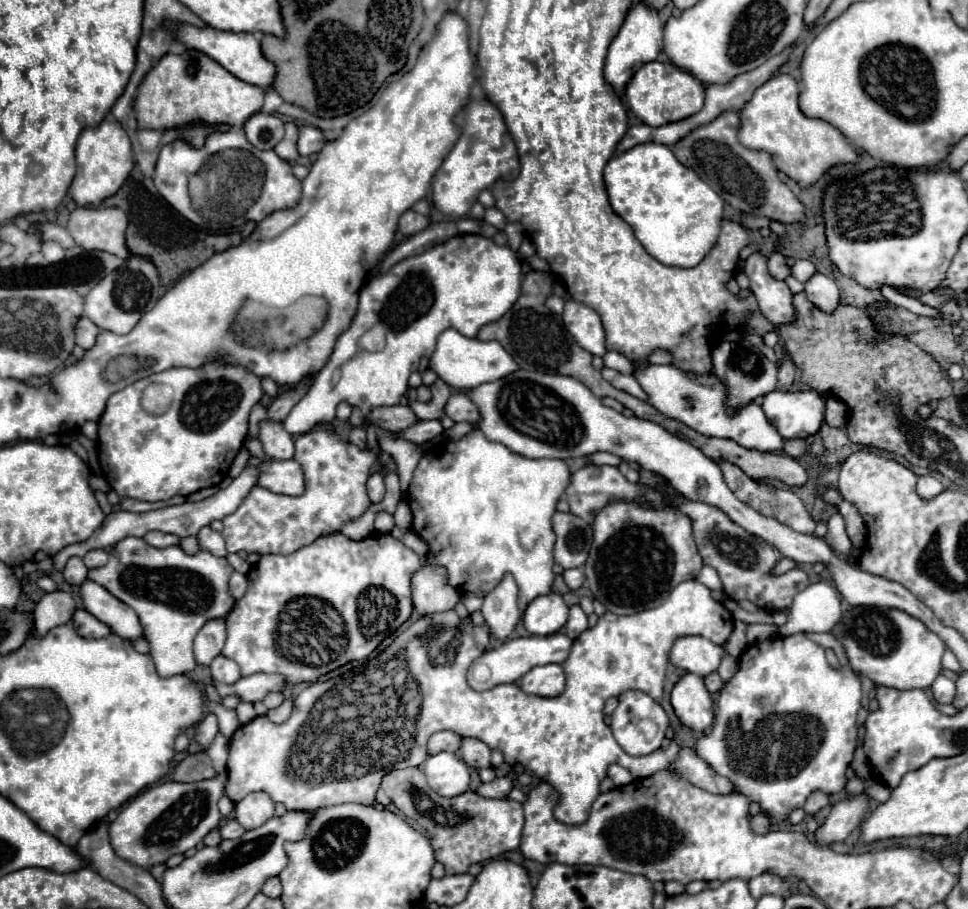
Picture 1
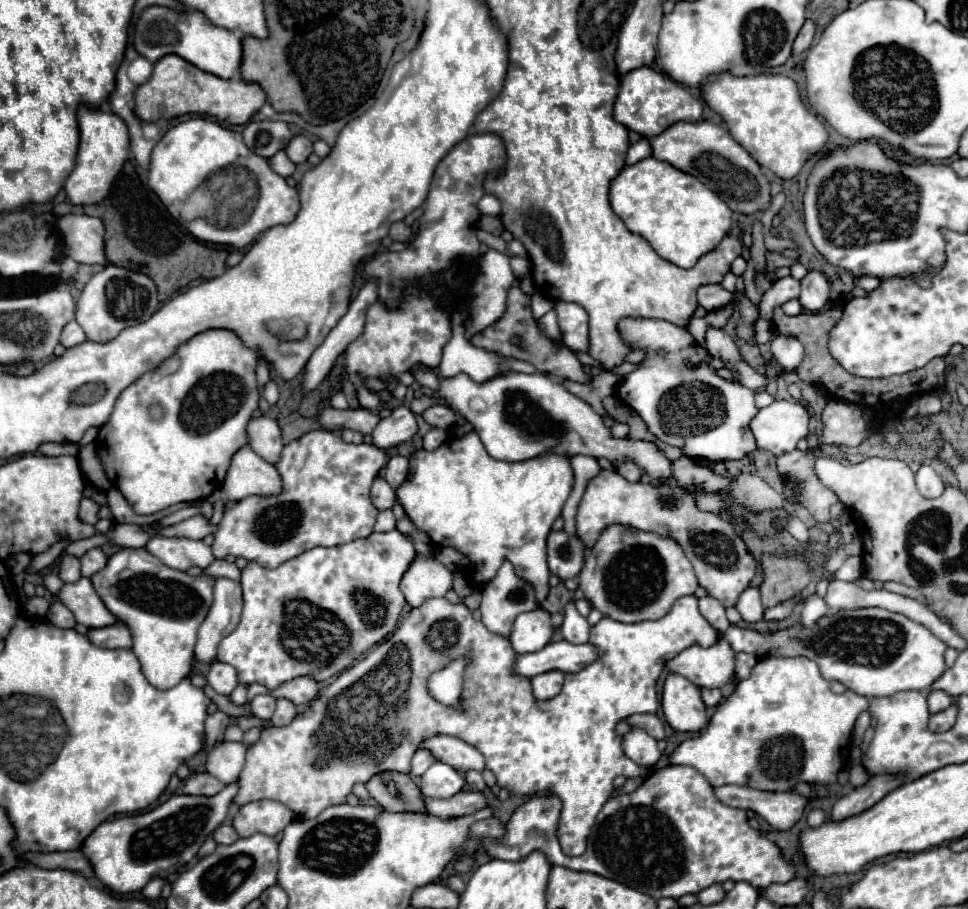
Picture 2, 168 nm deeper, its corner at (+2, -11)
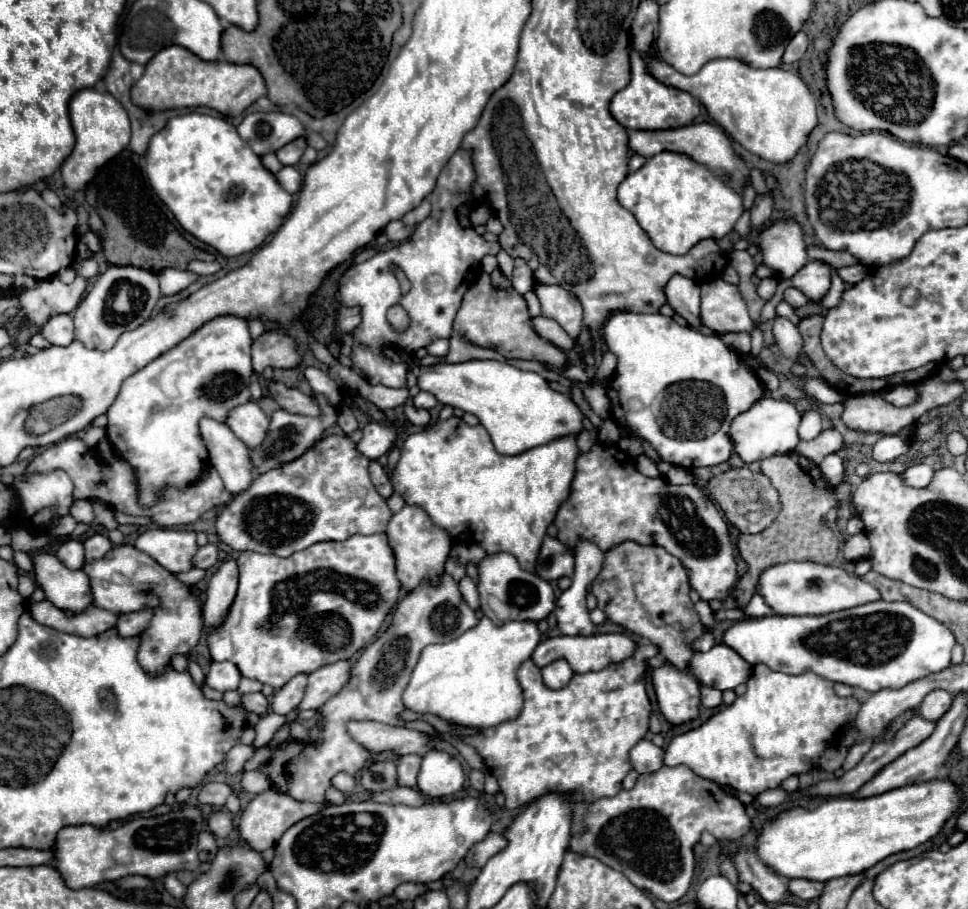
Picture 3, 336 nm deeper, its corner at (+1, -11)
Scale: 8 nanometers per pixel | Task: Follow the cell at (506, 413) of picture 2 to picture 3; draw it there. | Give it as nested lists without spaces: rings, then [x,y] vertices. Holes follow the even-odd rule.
[[[470,360],[462,364],[420,366],[418,386],[434,394],[440,404],[476,414],[500,454],[522,454],[534,446],[582,432],[582,412],[572,398],[552,390],[540,374],[524,372],[504,362]]]

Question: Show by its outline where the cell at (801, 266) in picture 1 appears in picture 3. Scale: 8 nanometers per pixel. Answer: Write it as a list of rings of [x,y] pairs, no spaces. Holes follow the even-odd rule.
[[[774,220],[768,226],[764,226],[758,232],[758,248],[762,252],[764,264],[776,272],[782,272],[782,274],[778,274],[780,278],[792,278],[808,262],[804,230],[796,220]]]

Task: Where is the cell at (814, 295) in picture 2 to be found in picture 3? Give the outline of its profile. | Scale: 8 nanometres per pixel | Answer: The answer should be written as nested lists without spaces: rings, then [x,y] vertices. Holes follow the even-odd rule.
[[[810,260],[794,278],[784,280],[786,288],[794,286],[798,290],[802,290],[808,300],[820,300],[828,288],[830,288],[830,264],[820,262],[820,260]]]

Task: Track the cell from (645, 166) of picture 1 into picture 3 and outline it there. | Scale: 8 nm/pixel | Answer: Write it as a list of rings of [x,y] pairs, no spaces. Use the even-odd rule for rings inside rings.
[[[660,152],[648,158],[648,162],[640,170],[628,174],[618,188],[618,202],[634,214],[642,230],[652,238],[654,246],[668,254],[686,254],[690,246],[694,246],[704,238],[714,238],[714,240],[724,238],[726,234],[732,232],[736,220],[744,212],[740,192],[732,190],[724,180],[714,176],[704,164],[694,162],[690,156],[678,152]]]

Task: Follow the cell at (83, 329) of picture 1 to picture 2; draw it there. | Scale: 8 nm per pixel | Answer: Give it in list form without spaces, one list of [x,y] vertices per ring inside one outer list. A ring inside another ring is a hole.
[[[69,322],[69,324],[65,326],[65,330],[61,332],[61,344],[63,344],[65,348],[79,346],[79,344],[83,344],[85,340],[87,340],[87,336],[85,336],[85,332],[81,330],[81,326],[79,326],[77,322]]]

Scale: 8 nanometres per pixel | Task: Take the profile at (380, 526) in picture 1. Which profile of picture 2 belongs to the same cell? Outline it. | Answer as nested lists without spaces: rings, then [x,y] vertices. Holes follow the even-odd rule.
[[[383,510],[383,512],[379,512],[379,516],[377,516],[377,522],[375,522],[375,532],[389,532],[389,530],[393,530],[395,528],[395,516],[393,516],[393,512],[391,510]]]

